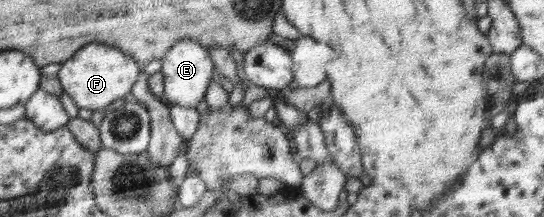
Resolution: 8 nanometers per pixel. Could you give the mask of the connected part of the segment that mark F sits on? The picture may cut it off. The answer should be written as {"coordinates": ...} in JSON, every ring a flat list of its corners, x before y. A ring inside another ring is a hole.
{"coordinates":[[86,44,74,60,61,63,57,77,64,93,69,94,72,101,80,108,90,111,106,109,110,102,122,98,132,92,133,84,137,82,139,63,122,49,104,44]]}

